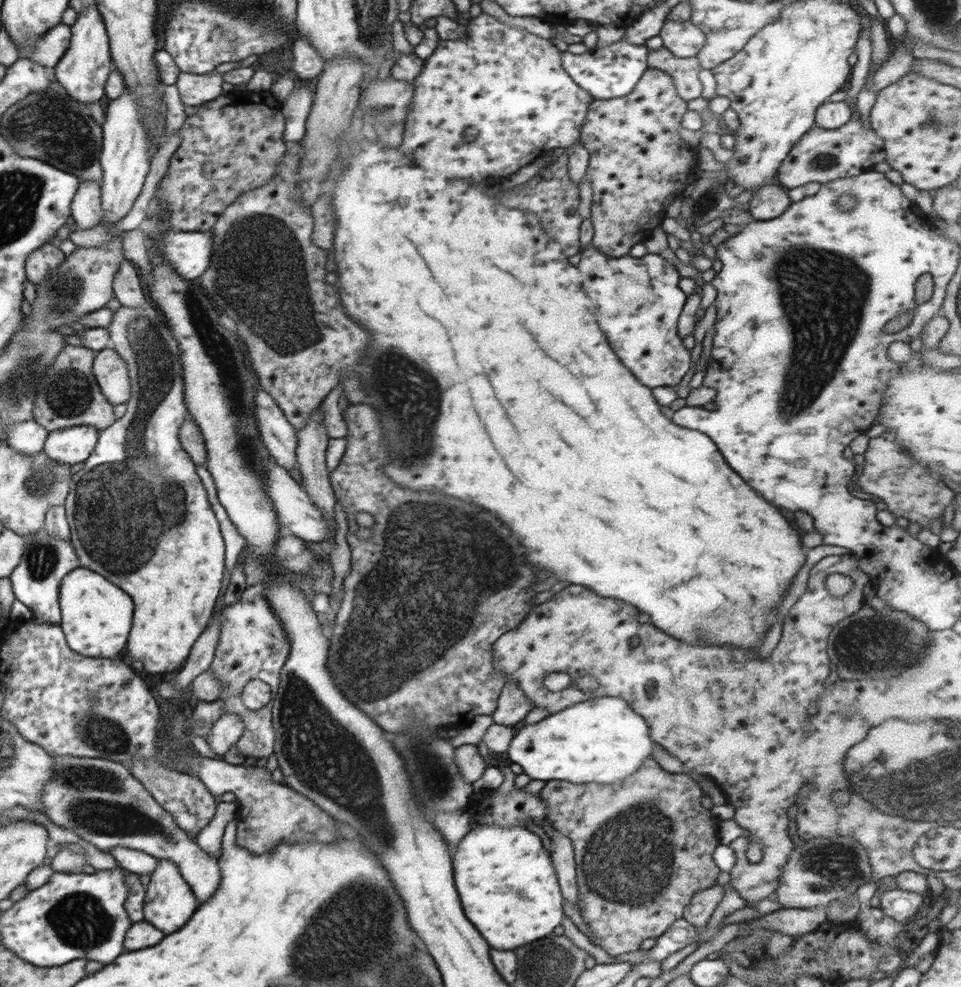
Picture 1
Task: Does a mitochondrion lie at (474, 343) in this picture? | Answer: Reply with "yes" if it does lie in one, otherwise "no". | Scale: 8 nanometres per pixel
no

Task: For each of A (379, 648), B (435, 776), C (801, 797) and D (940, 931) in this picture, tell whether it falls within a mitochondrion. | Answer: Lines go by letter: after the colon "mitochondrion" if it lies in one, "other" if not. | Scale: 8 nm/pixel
A: mitochondrion
B: mitochondrion
C: other
D: other

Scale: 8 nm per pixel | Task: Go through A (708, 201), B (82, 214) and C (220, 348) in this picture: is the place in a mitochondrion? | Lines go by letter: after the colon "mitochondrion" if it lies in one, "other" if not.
A: mitochondrion
B: other
C: mitochondrion

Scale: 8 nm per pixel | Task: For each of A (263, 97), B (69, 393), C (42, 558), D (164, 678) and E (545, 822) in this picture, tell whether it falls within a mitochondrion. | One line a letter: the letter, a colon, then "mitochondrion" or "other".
A: other
B: mitochondrion
C: mitochondrion
D: other
E: other

